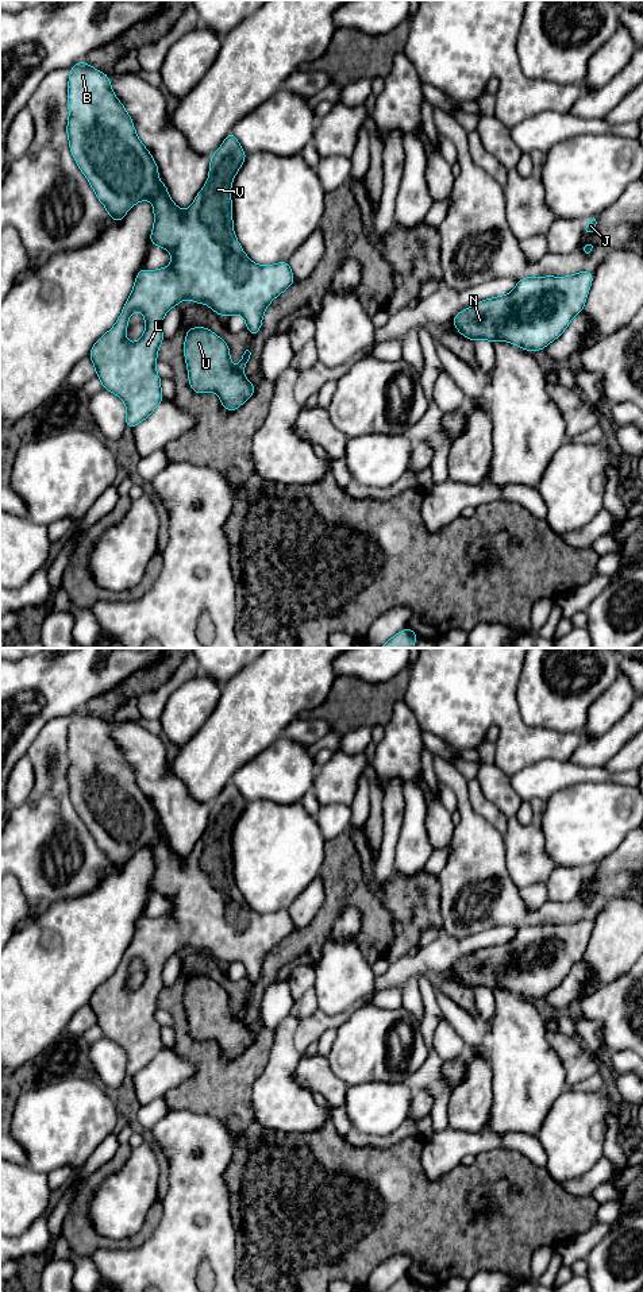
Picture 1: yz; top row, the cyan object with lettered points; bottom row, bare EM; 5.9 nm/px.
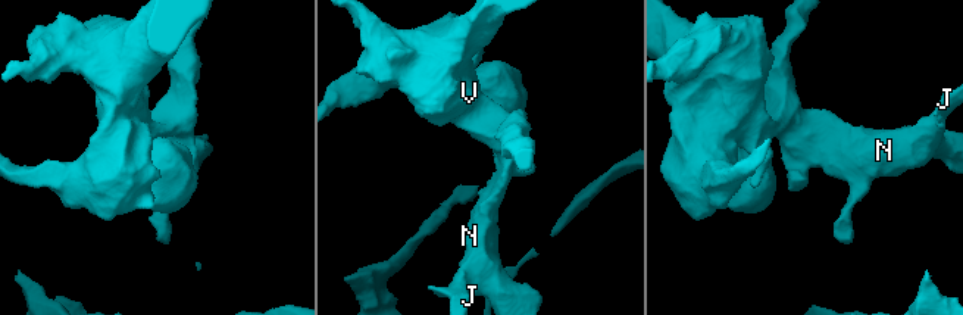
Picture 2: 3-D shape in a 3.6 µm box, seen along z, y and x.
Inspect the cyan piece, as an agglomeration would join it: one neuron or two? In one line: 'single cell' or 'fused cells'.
fused cells

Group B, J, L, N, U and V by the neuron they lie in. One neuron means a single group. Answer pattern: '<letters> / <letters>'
B J L N V / U

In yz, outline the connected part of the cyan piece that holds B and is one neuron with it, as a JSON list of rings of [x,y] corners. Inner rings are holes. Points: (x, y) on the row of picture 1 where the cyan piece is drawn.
[[[85,61],[69,69],[66,134],[78,169],[105,207],[108,216],[118,223],[136,203],[150,200],[154,211],[150,243],[172,254],[170,266],[138,271],[119,319],[99,338],[88,355],[101,386],[124,401],[126,427],[134,428],[163,401],[155,363],[158,348],[165,339],[162,320],[169,309],[189,298],[195,304],[207,304],[219,316],[242,315],[246,329],[255,336],[261,331],[269,304],[292,286],[294,278],[288,261],[269,266],[254,263],[234,234],[231,185],[247,154],[232,131],[226,136],[222,147],[211,155],[204,188],[197,193],[190,208],[181,211],[172,201],[165,182],[159,181],[158,166],[136,136],[131,116],[112,92],[108,74],[89,66]],[[134,311],[143,313],[146,328],[138,342],[128,343],[127,325]]]

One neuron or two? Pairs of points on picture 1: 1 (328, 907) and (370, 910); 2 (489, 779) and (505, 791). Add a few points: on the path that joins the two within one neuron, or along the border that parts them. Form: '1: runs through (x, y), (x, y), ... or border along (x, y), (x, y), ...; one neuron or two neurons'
1: runs through (339, 901), (359, 901); one neuron
2: runs through (493, 783), (501, 791); one neuron

